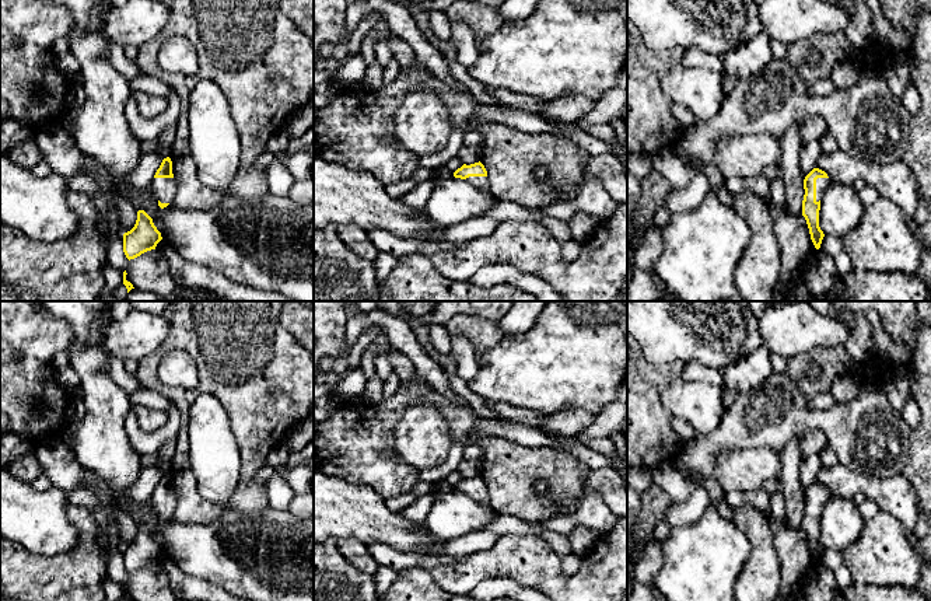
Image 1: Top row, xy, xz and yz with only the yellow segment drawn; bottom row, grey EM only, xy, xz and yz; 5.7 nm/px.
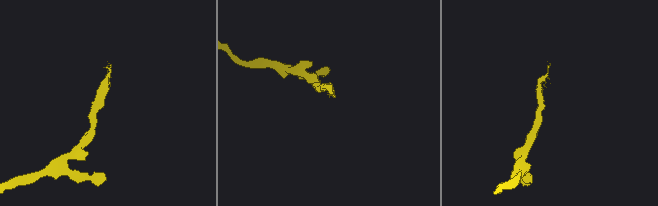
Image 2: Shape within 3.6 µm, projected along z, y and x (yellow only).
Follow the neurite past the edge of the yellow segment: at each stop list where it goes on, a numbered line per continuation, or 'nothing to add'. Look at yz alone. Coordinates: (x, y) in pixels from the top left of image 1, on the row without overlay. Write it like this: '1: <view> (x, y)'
1: yz (822, 498)

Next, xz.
1: xz (482, 496)

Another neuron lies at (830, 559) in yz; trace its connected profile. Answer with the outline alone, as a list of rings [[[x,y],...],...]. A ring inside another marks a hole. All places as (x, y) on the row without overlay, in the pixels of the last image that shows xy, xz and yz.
[[[825,549],[820,558],[820,563],[830,572],[836,572],[843,565],[843,553],[834,549]]]

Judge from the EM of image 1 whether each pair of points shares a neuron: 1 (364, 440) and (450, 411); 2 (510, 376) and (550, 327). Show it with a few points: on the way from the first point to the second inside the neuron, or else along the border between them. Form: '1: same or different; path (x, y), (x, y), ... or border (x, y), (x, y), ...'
1: same; path (384, 418), (406, 395), (427, 395)
2: same; path (522, 363), (546, 339)

